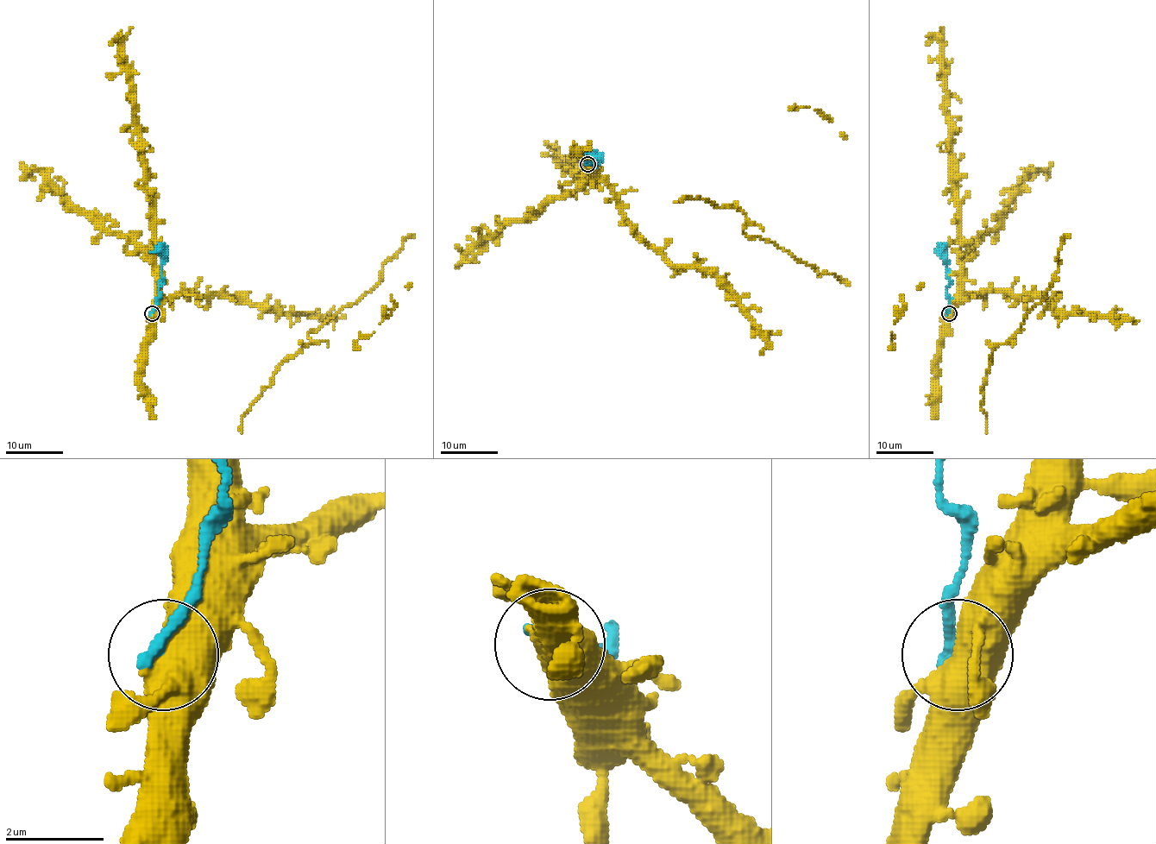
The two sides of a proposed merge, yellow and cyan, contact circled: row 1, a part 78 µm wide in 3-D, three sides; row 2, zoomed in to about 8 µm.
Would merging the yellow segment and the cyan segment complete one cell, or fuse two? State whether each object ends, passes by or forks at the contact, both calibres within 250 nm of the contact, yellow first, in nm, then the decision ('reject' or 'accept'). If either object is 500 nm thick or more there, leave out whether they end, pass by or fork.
calibres 550 and 280 nm; reject

